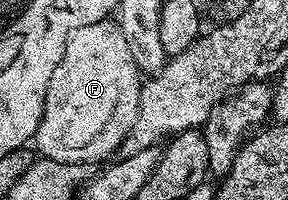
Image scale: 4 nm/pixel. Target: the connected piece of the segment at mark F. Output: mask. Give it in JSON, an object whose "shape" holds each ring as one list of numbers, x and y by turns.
{"shape":[[108,19,89,23,89,27,77,27,77,31,67,36,65,55,61,55,61,63,57,63,53,79,49,81,43,118,33,138,34,148,46,160,59,161,62,165,82,165,91,161,103,163,114,158,137,123,140,88,141,74,125,43,125,35,121,35,118,20]]}

